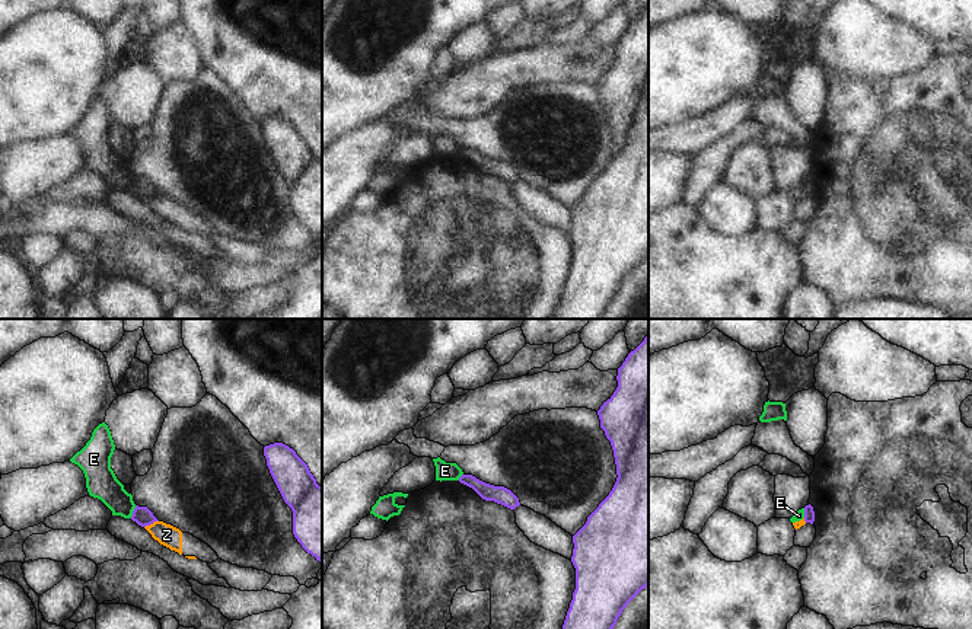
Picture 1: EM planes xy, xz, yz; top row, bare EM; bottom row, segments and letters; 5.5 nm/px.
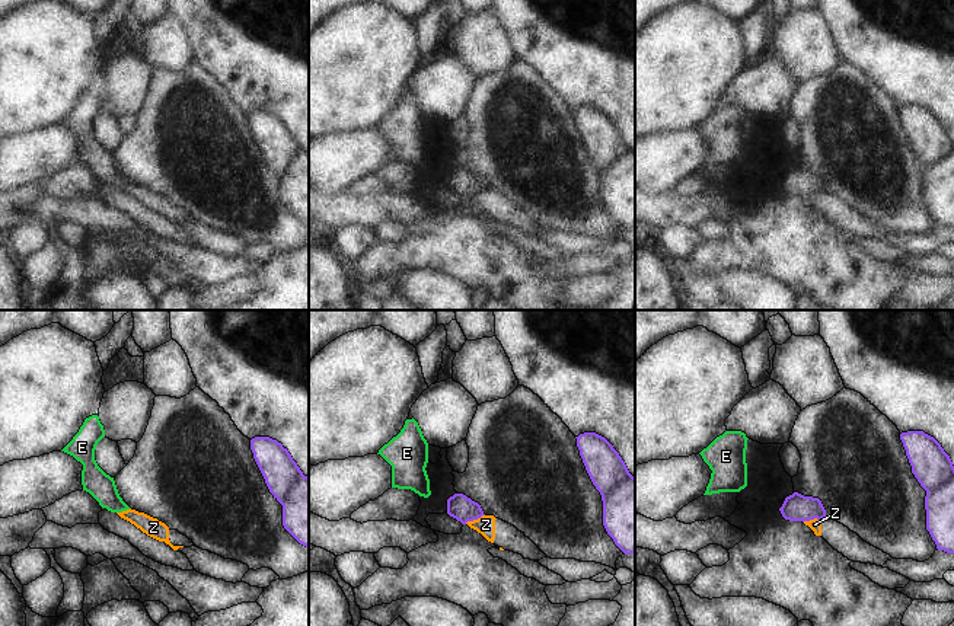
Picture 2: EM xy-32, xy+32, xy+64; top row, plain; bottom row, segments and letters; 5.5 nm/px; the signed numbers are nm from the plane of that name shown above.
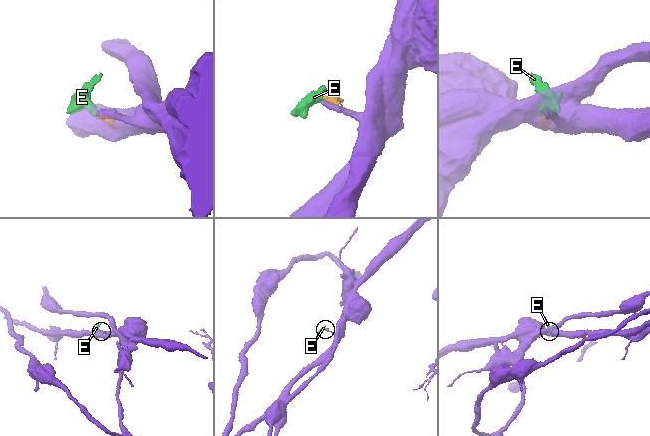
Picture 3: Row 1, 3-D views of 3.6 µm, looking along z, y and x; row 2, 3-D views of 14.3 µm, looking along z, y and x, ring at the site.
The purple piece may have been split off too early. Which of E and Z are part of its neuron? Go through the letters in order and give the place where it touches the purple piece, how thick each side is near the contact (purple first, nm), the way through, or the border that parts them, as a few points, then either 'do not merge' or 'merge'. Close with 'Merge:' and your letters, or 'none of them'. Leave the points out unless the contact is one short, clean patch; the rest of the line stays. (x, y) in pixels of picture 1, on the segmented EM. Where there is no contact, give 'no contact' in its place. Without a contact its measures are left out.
E: meets purple in xy at (133, 511); 100 nm thick on the purple side, 170 nm on the other; border along xy (136, 505), (130, 517); do not merge
Z: meets purple in xy at (150, 523); 100 nm thick on the purple side, 120 nm on the other; border along xy (158, 520), (144, 527); do not merge
Merge: none of them

